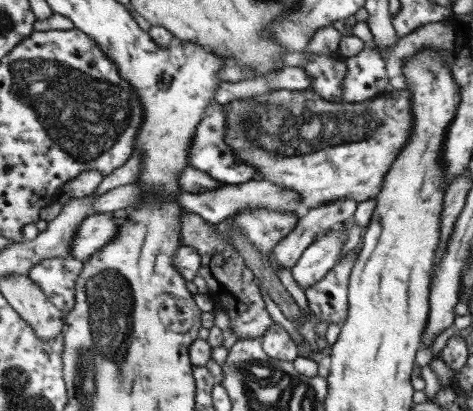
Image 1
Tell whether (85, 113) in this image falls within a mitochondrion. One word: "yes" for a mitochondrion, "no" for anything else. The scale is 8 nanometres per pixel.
yes

